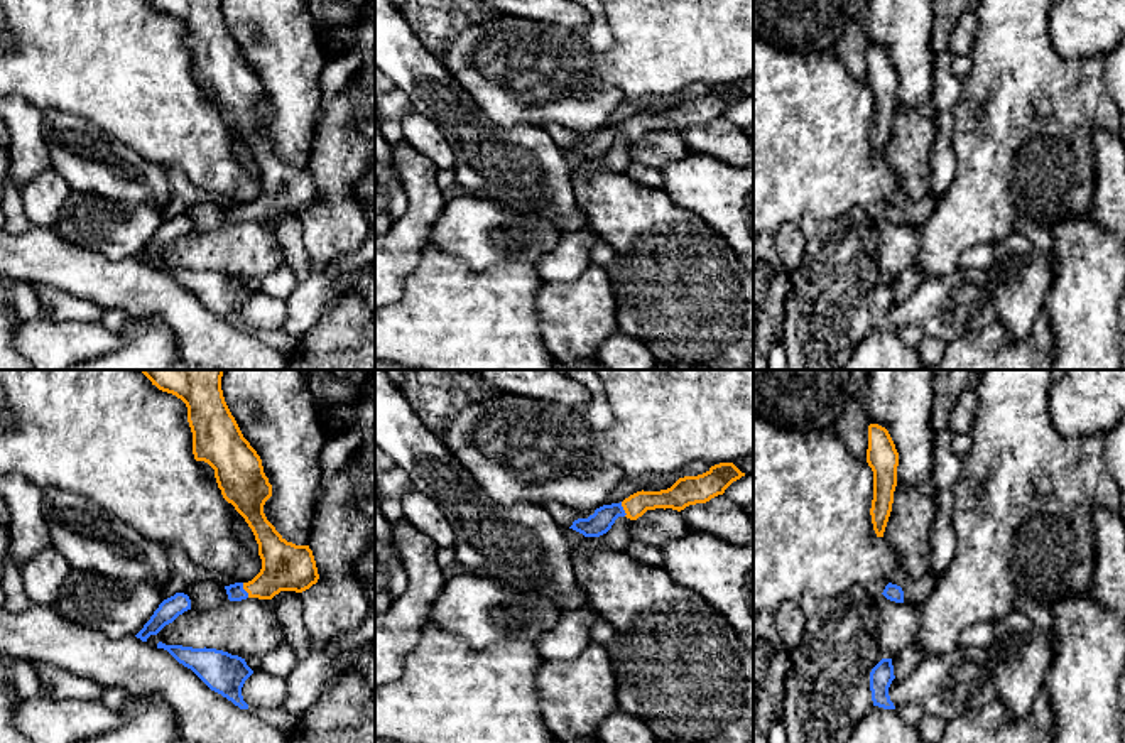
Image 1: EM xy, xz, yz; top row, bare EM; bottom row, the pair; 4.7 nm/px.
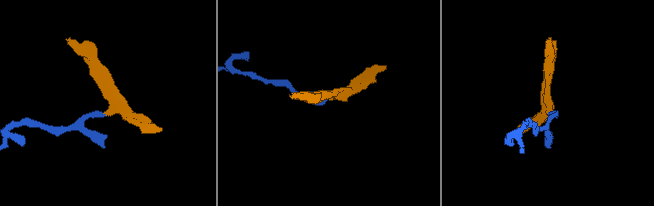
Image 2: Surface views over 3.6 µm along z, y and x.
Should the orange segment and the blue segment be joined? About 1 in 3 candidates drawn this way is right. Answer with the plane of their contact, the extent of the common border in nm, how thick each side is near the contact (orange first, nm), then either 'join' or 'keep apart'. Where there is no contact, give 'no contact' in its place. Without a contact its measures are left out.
xy | 80 nm | 220/80 nm | join

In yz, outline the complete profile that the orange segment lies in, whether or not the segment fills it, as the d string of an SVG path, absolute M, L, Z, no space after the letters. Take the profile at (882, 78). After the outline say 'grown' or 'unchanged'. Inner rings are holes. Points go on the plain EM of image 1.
M878 46L868 47L867 84L873 93L872 145L877 159L883 159L897 108L899 74L889 52Z; unchanged

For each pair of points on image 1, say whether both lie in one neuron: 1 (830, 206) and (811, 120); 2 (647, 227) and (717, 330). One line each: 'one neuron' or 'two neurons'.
1: one neuron
2: one neuron

